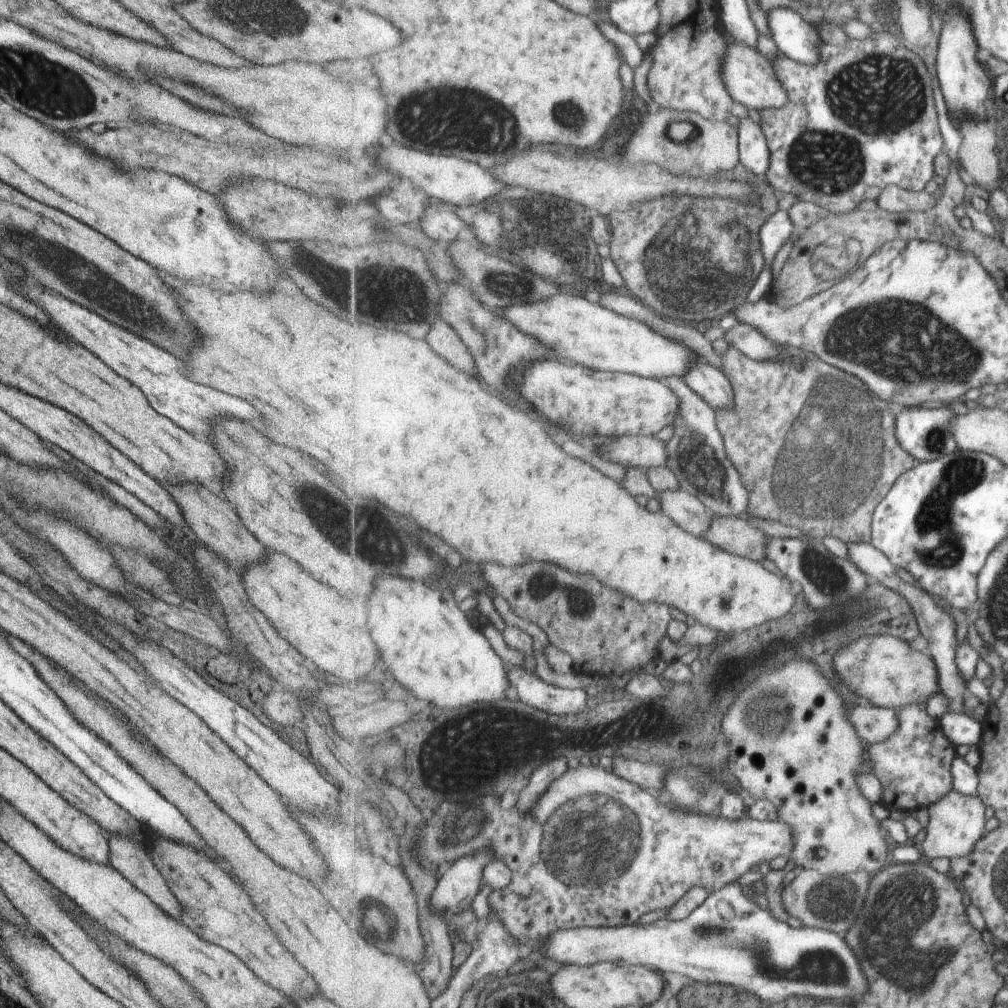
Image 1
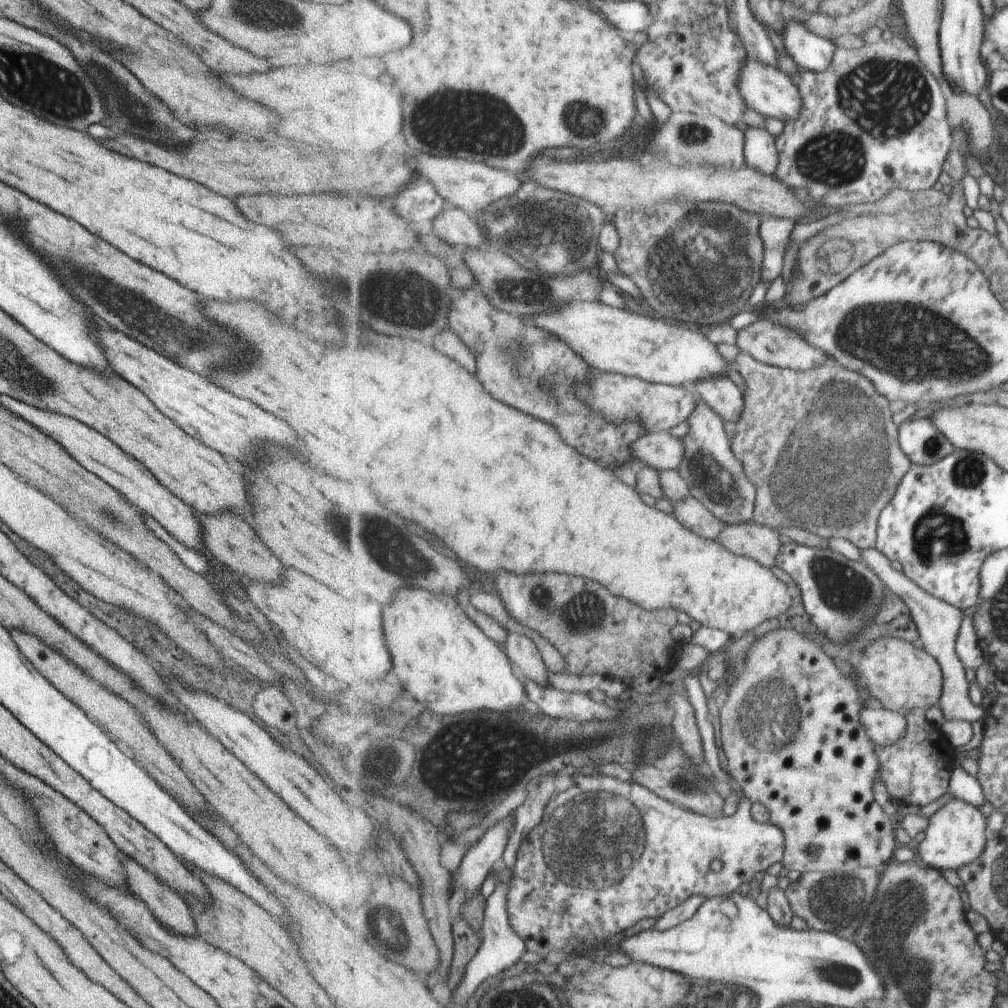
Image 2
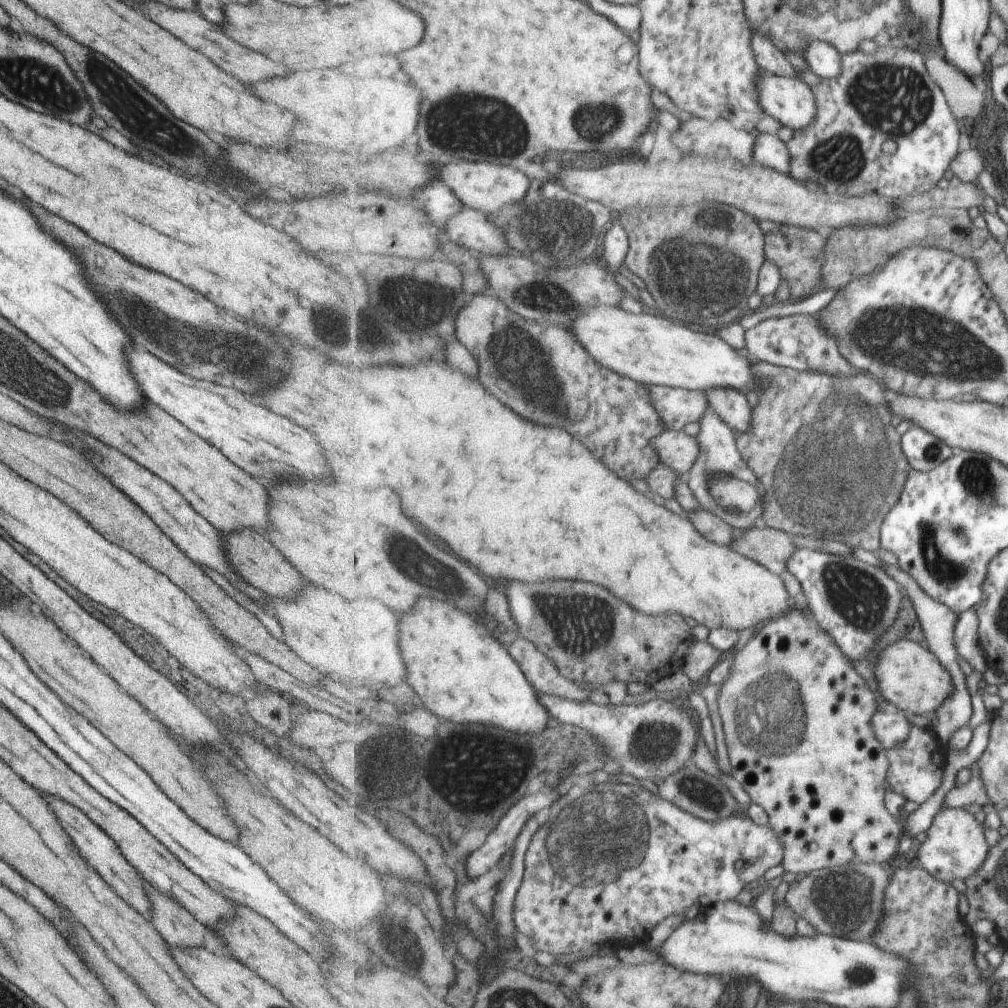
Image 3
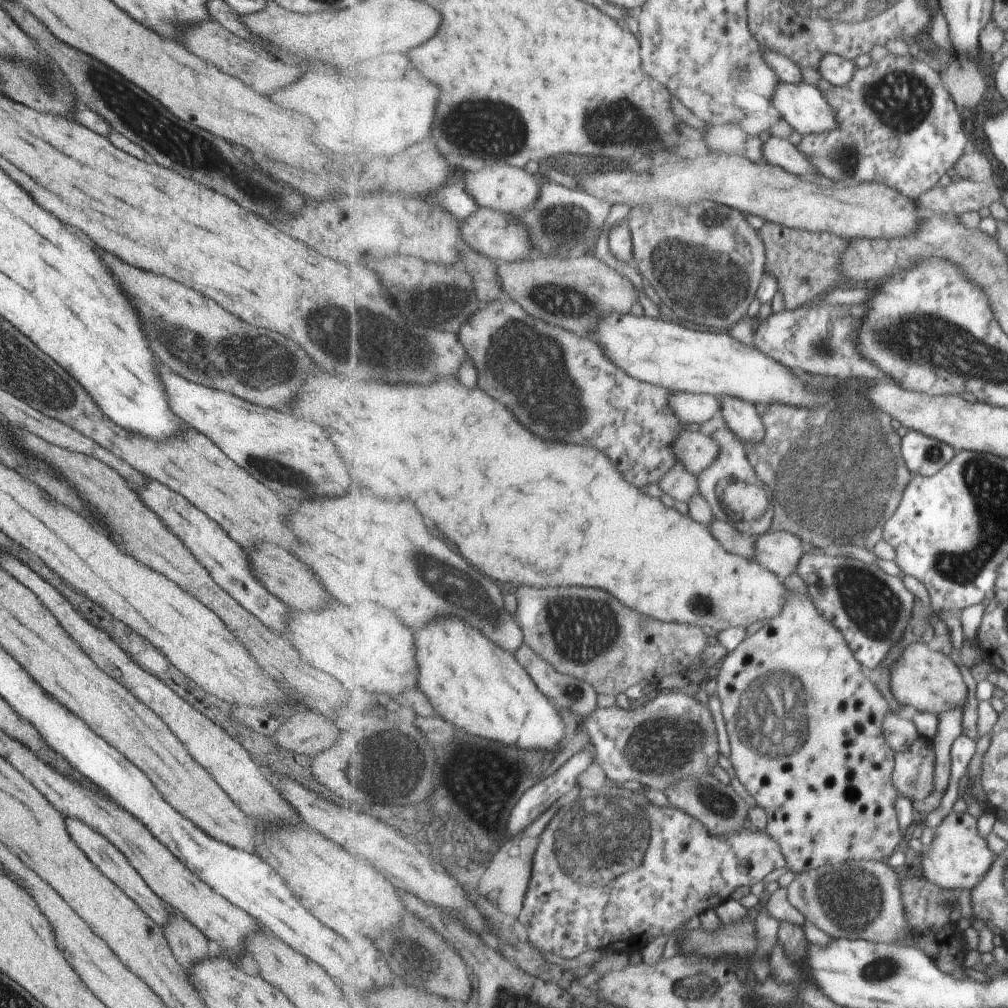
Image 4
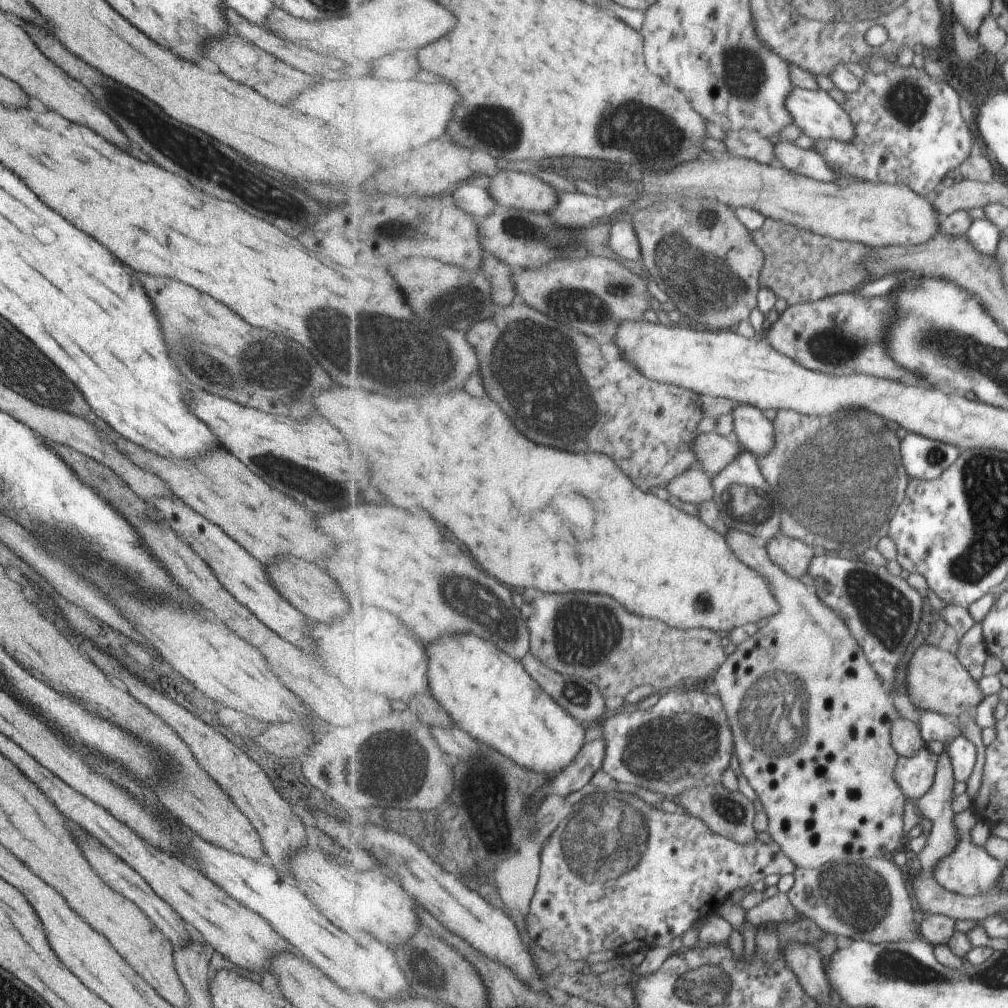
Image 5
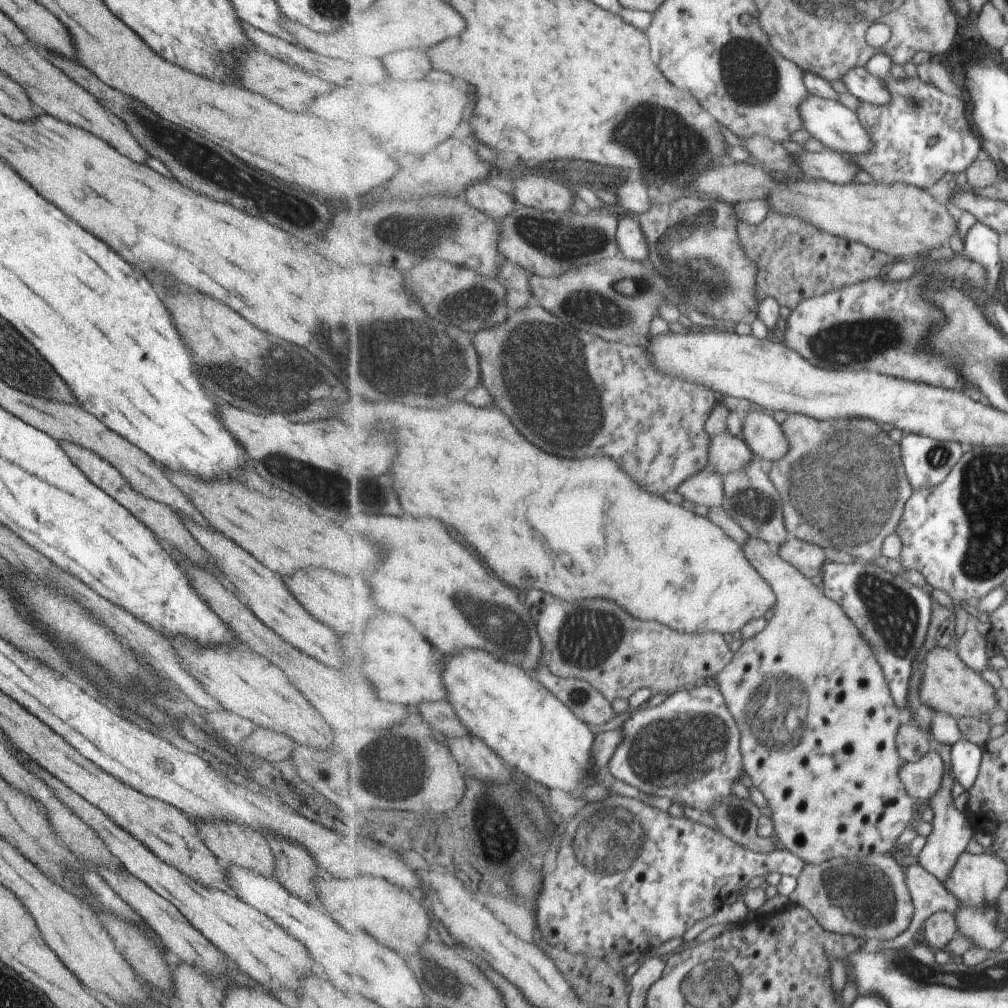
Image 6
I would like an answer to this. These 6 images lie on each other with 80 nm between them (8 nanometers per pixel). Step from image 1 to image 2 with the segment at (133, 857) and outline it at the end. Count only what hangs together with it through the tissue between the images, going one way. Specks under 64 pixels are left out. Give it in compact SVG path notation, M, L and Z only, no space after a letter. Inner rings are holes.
M121 854L120 857L129 889L147 906L153 918L173 934L197 937L193 918L182 898L131 858Z

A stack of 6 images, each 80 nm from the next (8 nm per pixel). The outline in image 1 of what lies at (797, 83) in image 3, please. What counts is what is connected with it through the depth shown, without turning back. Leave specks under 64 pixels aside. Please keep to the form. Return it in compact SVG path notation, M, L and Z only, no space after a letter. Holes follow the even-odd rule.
M723 26L724 38L728 43L728 49L722 62L723 80L729 94L735 101L740 102L751 110L768 109L771 107L783 108L788 103L788 94L782 85L773 64L754 47L739 42L734 34L727 32Z

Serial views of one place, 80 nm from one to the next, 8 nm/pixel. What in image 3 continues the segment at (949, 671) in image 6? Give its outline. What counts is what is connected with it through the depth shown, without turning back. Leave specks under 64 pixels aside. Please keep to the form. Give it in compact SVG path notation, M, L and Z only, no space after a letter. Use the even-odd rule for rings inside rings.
M905 638L881 652L879 662L875 664L875 676L879 690L887 702L897 709L917 715L935 715L945 704L945 700L955 692L953 674L949 674L937 654L933 654L919 642L911 642Z

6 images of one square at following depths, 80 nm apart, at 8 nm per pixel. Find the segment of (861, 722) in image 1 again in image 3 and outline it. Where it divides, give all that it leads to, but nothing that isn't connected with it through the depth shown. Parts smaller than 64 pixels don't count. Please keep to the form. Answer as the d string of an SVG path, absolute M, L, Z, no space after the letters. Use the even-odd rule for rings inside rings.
M877 712L873 716L873 730L888 750L905 744L911 736L912 723L899 712Z

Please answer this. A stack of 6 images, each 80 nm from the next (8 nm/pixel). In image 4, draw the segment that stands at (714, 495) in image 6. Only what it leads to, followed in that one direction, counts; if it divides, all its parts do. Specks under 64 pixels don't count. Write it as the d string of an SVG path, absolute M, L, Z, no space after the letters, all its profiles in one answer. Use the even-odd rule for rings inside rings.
M680 463L667 476L663 476L663 480L659 482L658 486L663 493L668 494L677 502L691 502L693 496L700 494L697 474L689 472Z

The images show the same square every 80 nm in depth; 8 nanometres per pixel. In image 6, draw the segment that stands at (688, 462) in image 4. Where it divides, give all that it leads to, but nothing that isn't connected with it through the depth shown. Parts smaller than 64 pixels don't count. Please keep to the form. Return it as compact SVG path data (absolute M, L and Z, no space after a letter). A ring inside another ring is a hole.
M719 433L710 438L709 465L721 476L741 470L755 456L754 452L741 437L731 433Z

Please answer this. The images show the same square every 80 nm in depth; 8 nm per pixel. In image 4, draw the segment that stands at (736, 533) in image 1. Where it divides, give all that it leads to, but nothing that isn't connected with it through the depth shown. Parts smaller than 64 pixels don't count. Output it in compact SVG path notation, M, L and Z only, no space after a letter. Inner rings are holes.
M772 529L756 538L757 561L781 580L797 572L800 558L803 556L803 544L800 537L790 531Z

